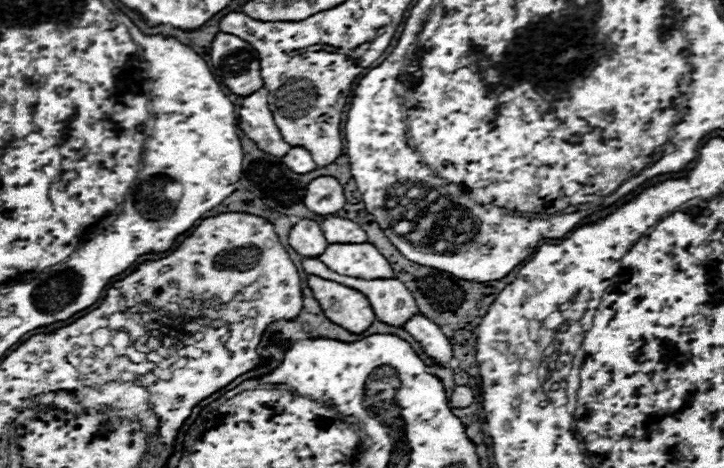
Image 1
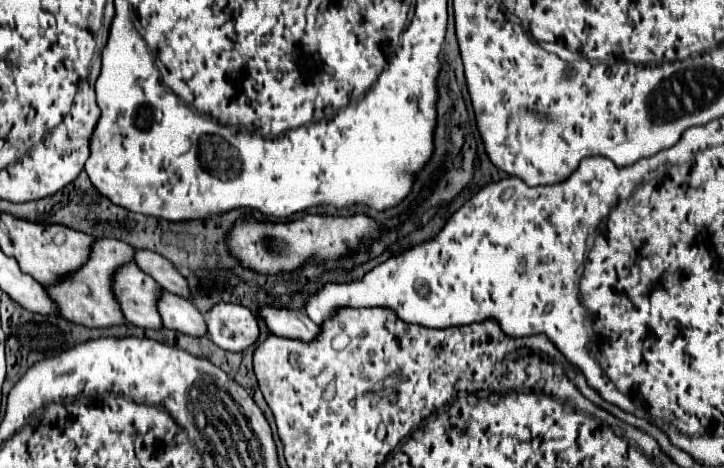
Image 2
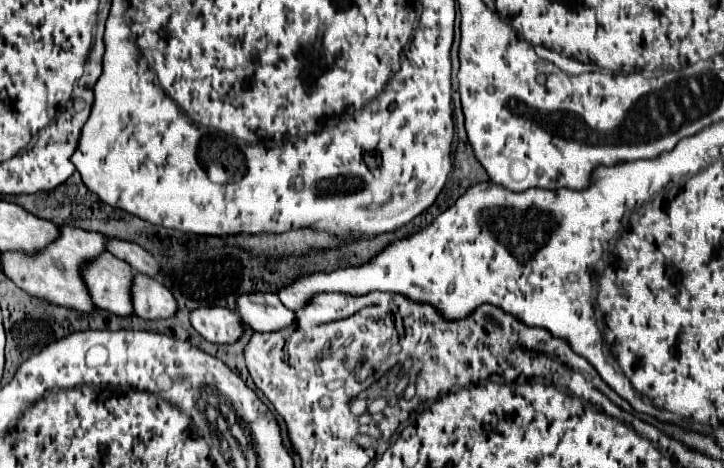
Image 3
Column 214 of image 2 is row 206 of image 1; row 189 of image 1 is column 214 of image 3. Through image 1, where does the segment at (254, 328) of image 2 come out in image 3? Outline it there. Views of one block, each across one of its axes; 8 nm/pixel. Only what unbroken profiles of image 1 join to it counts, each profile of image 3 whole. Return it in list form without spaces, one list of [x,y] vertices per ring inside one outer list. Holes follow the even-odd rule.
[[[222,306],[190,310],[190,324],[202,338],[218,344],[232,344],[242,334],[242,320],[238,314]]]

